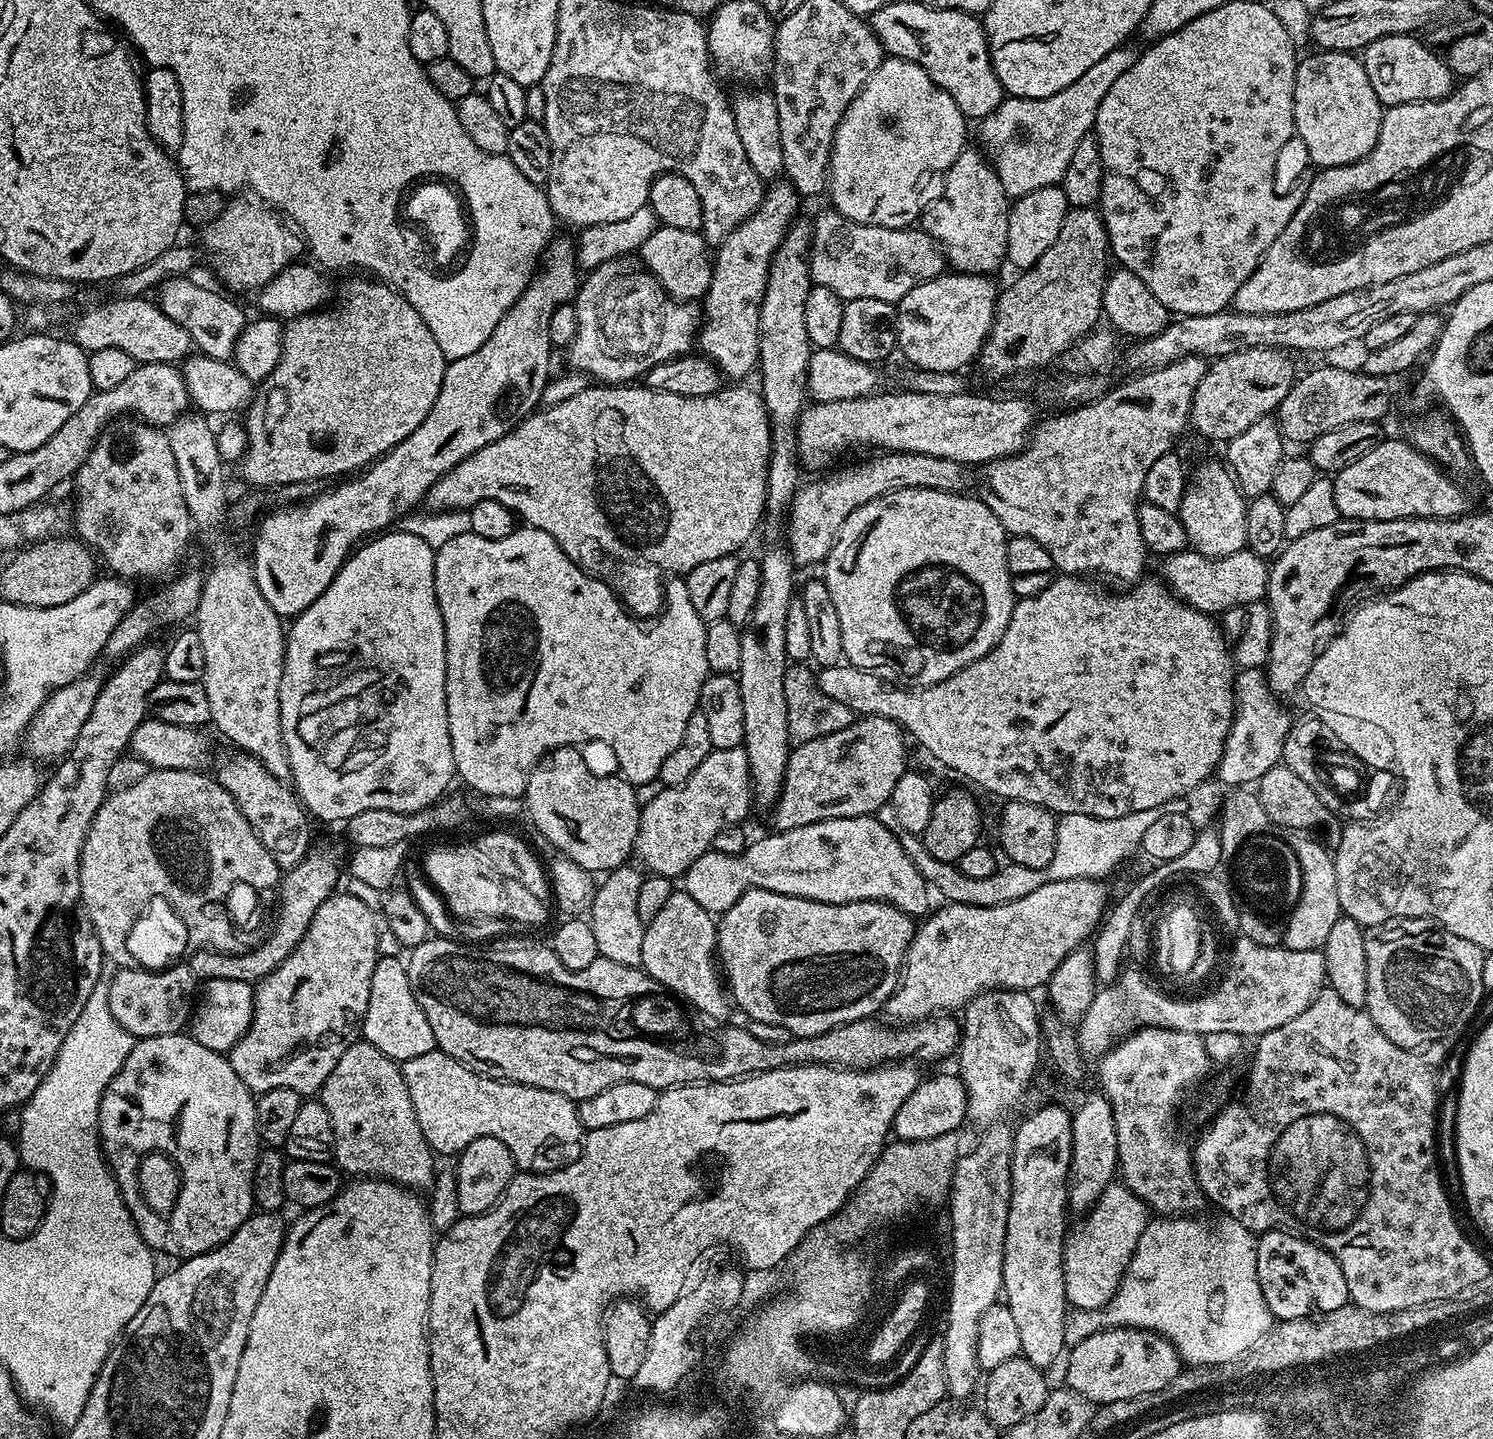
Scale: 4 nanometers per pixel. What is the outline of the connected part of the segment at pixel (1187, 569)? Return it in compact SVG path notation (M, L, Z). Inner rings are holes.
M1185 550L1163 557L1164 576L1169 588L1199 612L1222 614L1227 608L1264 600L1270 564L1259 552L1235 552L1229 556L1203 556L1195 550Z

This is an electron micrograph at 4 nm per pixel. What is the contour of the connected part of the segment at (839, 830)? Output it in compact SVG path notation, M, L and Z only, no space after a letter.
M875 815L859 816L858 818L834 818L826 822L814 822L810 826L798 826L794 830L786 830L785 832L773 831L771 835L764 836L761 840L753 839L749 843L748 849L741 856L731 856L730 854L722 854L721 852L711 850L706 854L702 854L702 858L694 861L691 868L684 873L682 877L682 883L684 883L682 884L683 891L688 892L690 898L694 898L694 902L698 902L698 906L702 906L702 910L713 914L722 914L726 910L730 910L730 906L734 906L734 902L738 902L738 898L742 898L742 894L748 888L761 888L762 890L770 890L778 894L801 896L807 900L817 900L827 904L849 904L850 902L862 902L863 900L885 900L887 904L893 904L896 908L901 908L903 912L908 913L913 918L924 918L929 915L929 885L924 883L922 874L918 874L918 866L914 866L914 862L910 862L906 850L902 850L899 835L890 831L886 826L882 826L882 822Z

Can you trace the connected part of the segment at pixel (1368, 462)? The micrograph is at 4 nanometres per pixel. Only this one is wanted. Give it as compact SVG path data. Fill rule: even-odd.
M1381 439L1362 458L1335 473L1334 502L1345 520L1406 520L1434 518L1449 520L1469 511L1468 496L1427 456L1400 440Z

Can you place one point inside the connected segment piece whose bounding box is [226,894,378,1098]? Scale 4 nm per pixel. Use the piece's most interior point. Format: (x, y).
(306, 1013)

